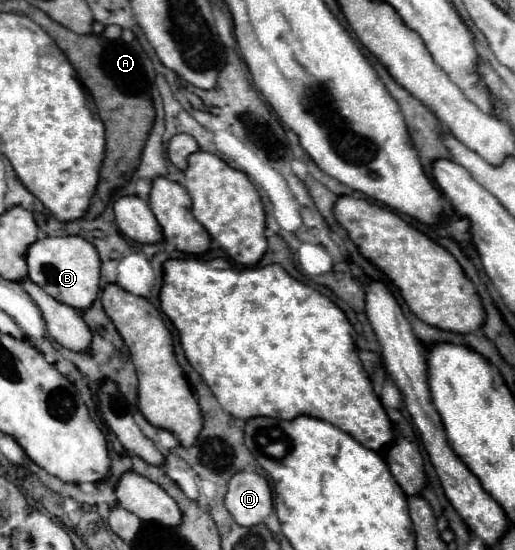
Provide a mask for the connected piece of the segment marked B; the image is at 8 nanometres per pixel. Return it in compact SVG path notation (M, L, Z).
M79 235L69 237L45 237L35 241L27 251L29 279L43 291L53 295L59 303L65 303L77 311L85 311L99 295L99 269L101 259L97 249Z

